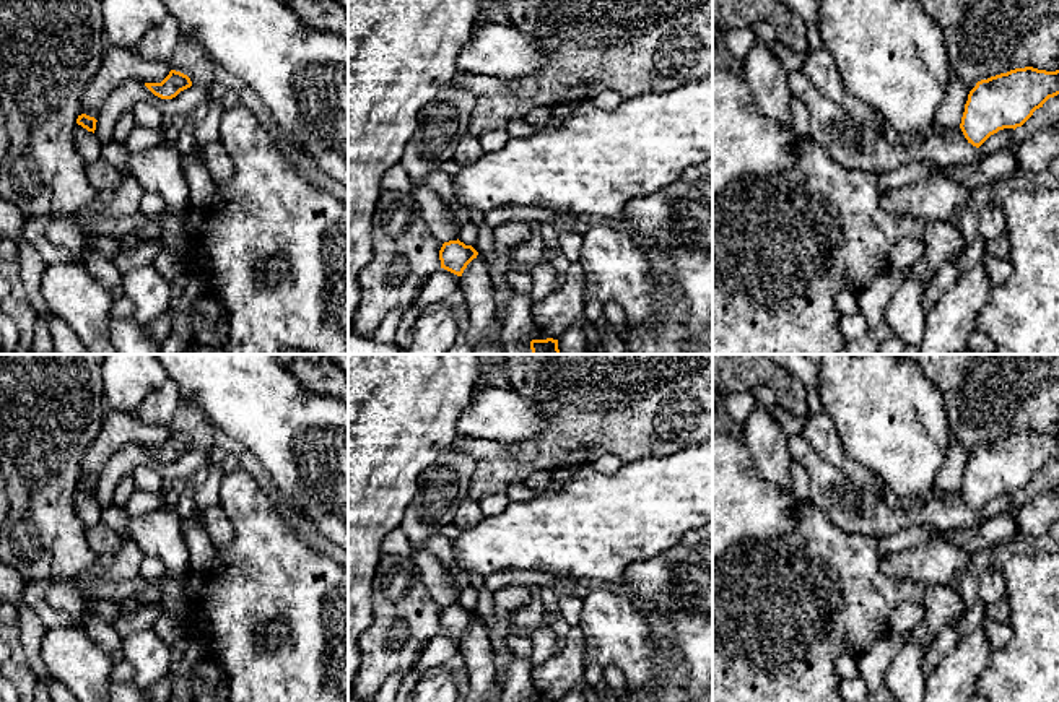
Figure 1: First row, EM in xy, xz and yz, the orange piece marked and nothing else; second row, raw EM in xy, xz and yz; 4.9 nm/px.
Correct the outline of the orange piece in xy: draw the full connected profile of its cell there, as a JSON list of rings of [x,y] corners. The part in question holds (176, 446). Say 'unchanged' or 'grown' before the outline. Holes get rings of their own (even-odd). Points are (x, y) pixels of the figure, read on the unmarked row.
unchanged; [[[171,434],[161,447],[145,447],[145,450],[161,463],[172,463],[181,455],[190,452],[192,445],[187,439]]]

